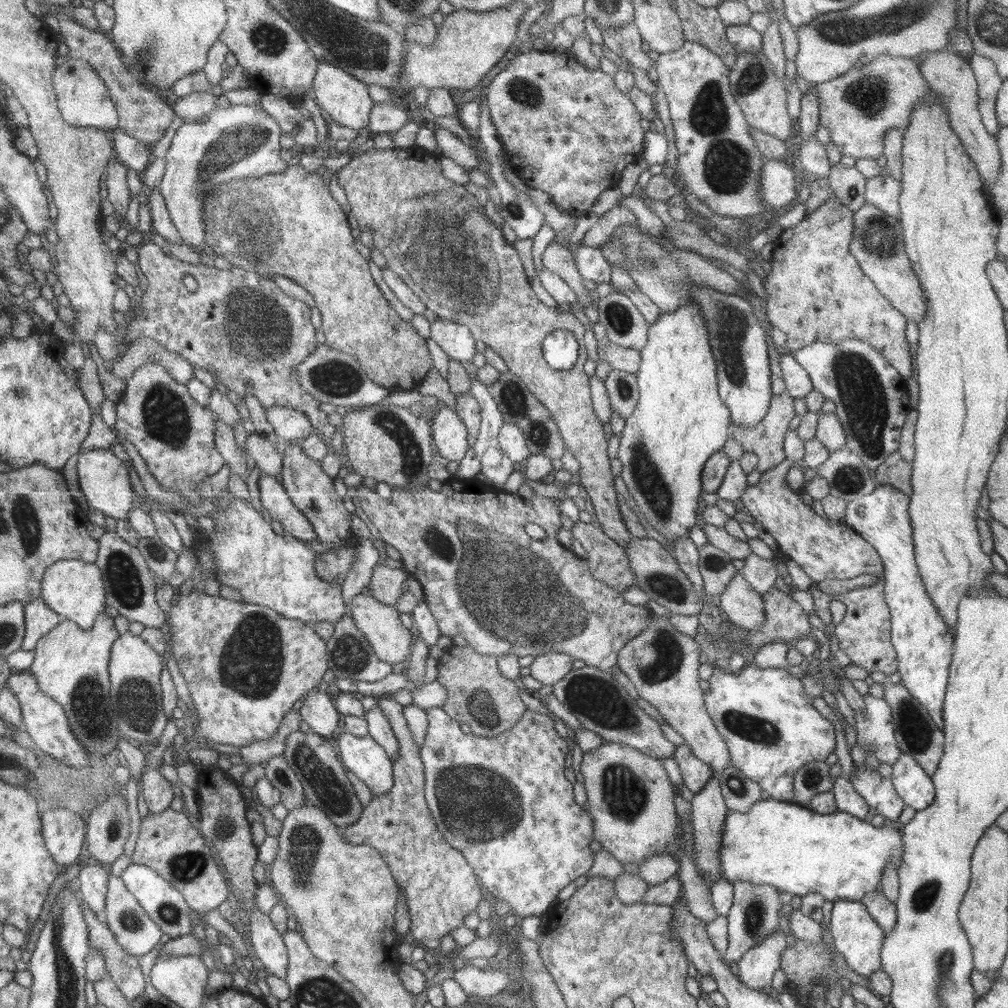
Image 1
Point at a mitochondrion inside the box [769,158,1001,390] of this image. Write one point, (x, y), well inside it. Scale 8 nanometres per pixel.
(877, 236)

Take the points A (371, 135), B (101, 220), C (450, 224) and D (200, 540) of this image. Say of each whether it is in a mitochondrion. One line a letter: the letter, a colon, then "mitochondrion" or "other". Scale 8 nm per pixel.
A: other
B: other
C: mitochondrion
D: other

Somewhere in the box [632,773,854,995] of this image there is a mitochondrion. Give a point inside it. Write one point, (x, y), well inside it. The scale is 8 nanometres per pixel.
(755, 913)

